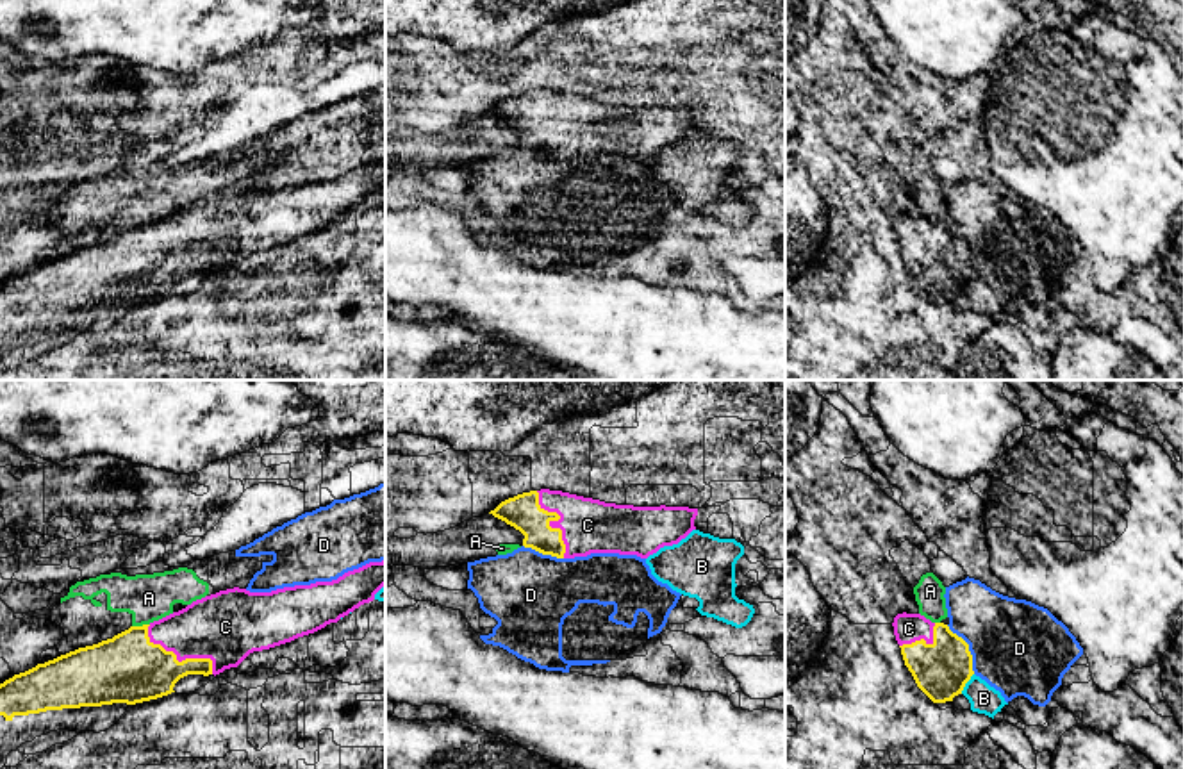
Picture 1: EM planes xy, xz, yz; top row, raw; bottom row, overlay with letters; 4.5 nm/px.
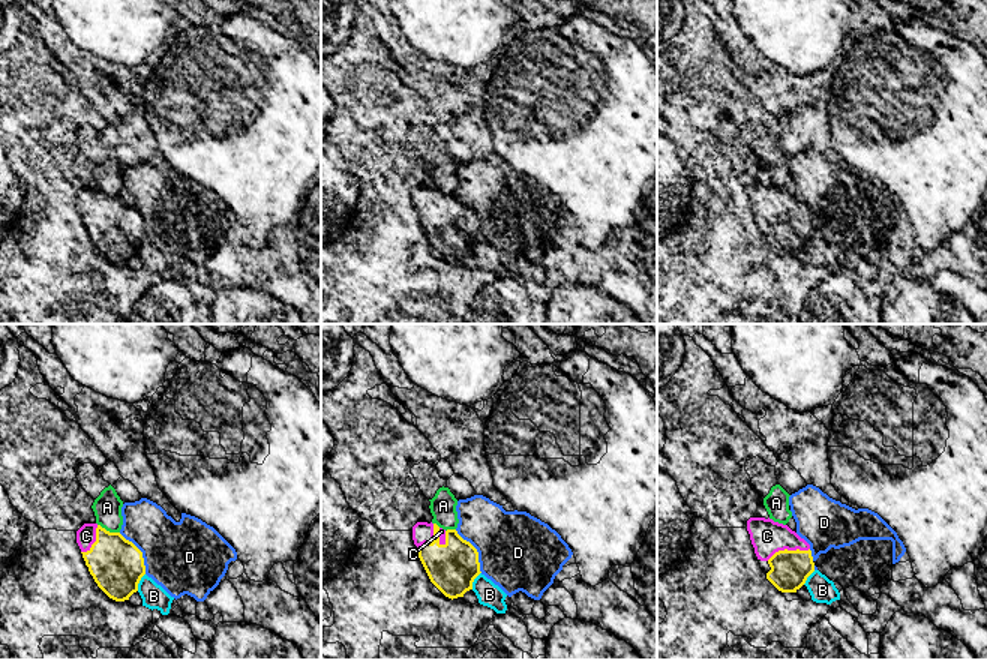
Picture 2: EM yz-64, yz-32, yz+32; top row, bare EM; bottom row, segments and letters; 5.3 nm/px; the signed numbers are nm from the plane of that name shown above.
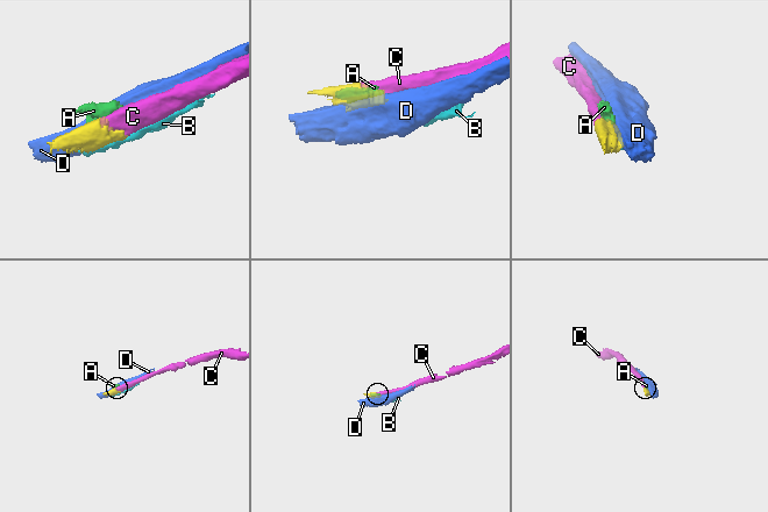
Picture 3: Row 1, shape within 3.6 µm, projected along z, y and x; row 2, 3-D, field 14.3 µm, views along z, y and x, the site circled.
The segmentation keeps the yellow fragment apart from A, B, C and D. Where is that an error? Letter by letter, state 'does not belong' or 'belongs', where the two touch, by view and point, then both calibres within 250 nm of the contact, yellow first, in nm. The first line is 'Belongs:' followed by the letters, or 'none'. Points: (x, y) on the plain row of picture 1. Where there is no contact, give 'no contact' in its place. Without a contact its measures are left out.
Belongs: C
A: does not belong | xy (140, 227) | 300/220 nm
B: does not belong | yz (966, 282) | 260/130 nm
C: belongs | xy (182, 261) | 300/320 nm
D: does not belong | yz (967, 248) | 260/420 nm

